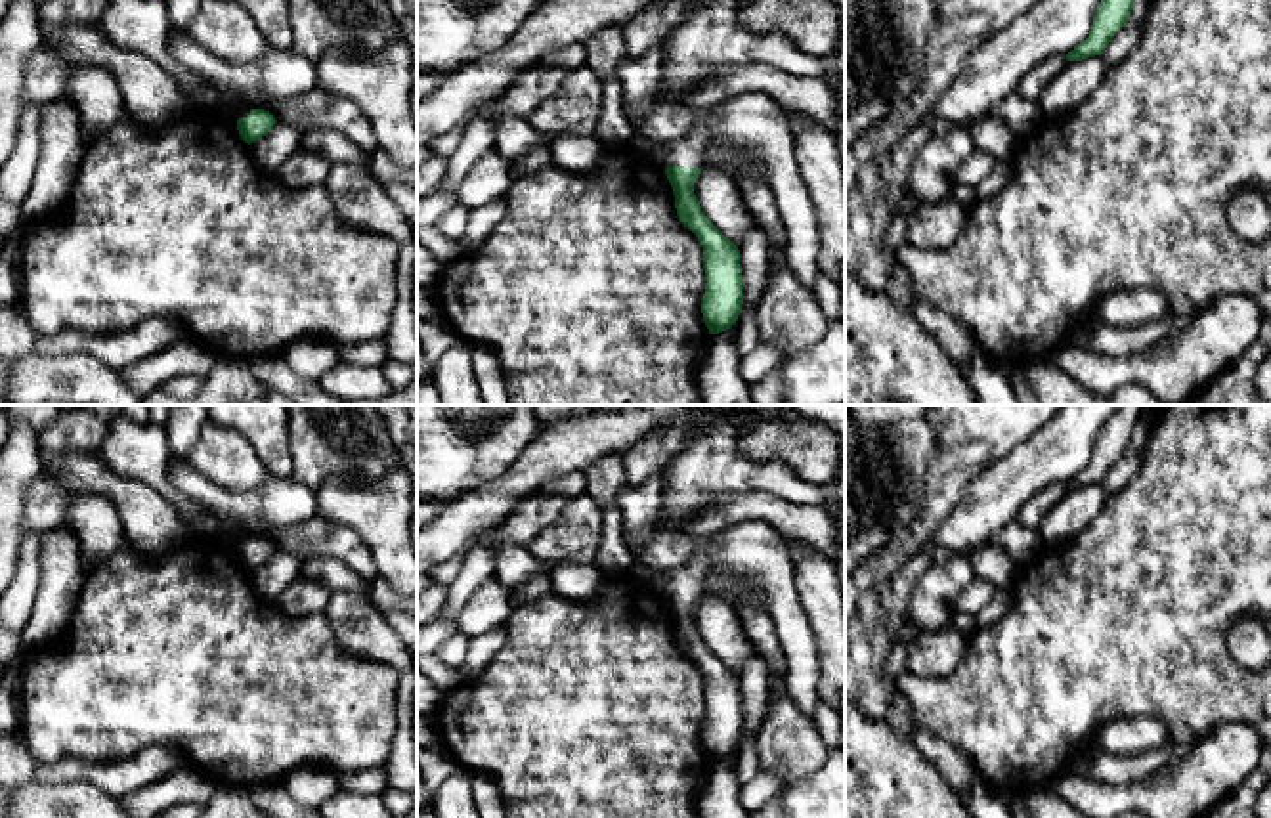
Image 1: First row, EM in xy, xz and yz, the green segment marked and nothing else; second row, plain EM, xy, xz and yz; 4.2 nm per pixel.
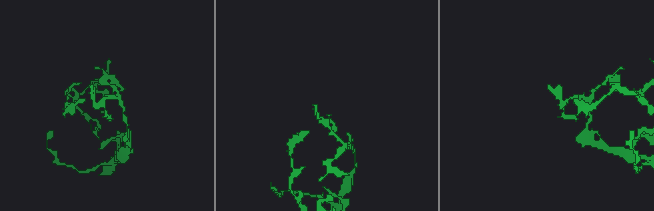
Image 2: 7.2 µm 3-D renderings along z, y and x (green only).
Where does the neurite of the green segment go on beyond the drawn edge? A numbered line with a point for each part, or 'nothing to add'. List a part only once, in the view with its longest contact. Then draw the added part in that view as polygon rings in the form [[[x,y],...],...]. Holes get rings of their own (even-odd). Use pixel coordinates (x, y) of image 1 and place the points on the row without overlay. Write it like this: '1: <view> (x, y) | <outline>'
1: xz (689, 580) | [[[698,550],[688,564],[667,571],[665,596],[669,594],[701,596],[705,573],[707,573],[707,558],[701,550]]]

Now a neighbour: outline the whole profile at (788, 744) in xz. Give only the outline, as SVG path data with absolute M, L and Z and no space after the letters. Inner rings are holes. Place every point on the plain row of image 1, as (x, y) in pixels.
M782 692L757 732L759 766L776 774L784 786L814 774L828 757L812 719Z

